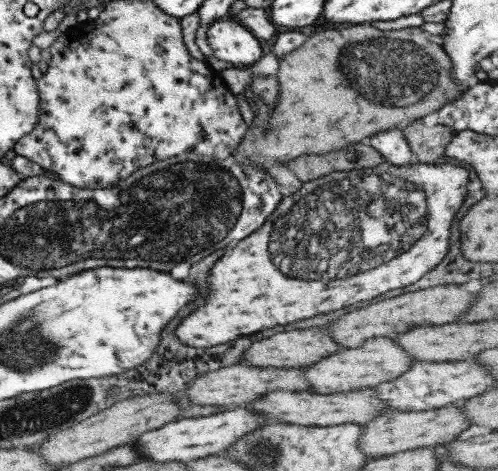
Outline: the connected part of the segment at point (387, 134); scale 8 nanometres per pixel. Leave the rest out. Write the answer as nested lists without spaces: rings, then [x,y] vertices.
[[[399,129],[383,130],[383,132],[371,134],[365,142],[383,156],[385,162],[393,166],[409,166],[417,162]]]

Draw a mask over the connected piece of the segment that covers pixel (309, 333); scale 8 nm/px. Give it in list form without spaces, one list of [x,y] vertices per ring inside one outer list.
[[[295,330],[295,332],[279,332],[273,334],[273,338],[263,338],[259,342],[253,342],[243,354],[241,360],[245,360],[249,366],[273,366],[273,368],[301,368],[301,366],[309,366],[313,362],[319,362],[325,358],[327,354],[335,352],[339,344],[333,344],[331,340],[327,340],[325,332],[317,332],[317,330]]]

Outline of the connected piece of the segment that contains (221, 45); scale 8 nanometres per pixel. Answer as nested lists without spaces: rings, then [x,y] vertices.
[[[228,17],[206,27],[206,40],[217,60],[233,66],[253,64],[261,57],[261,43],[246,27]]]

